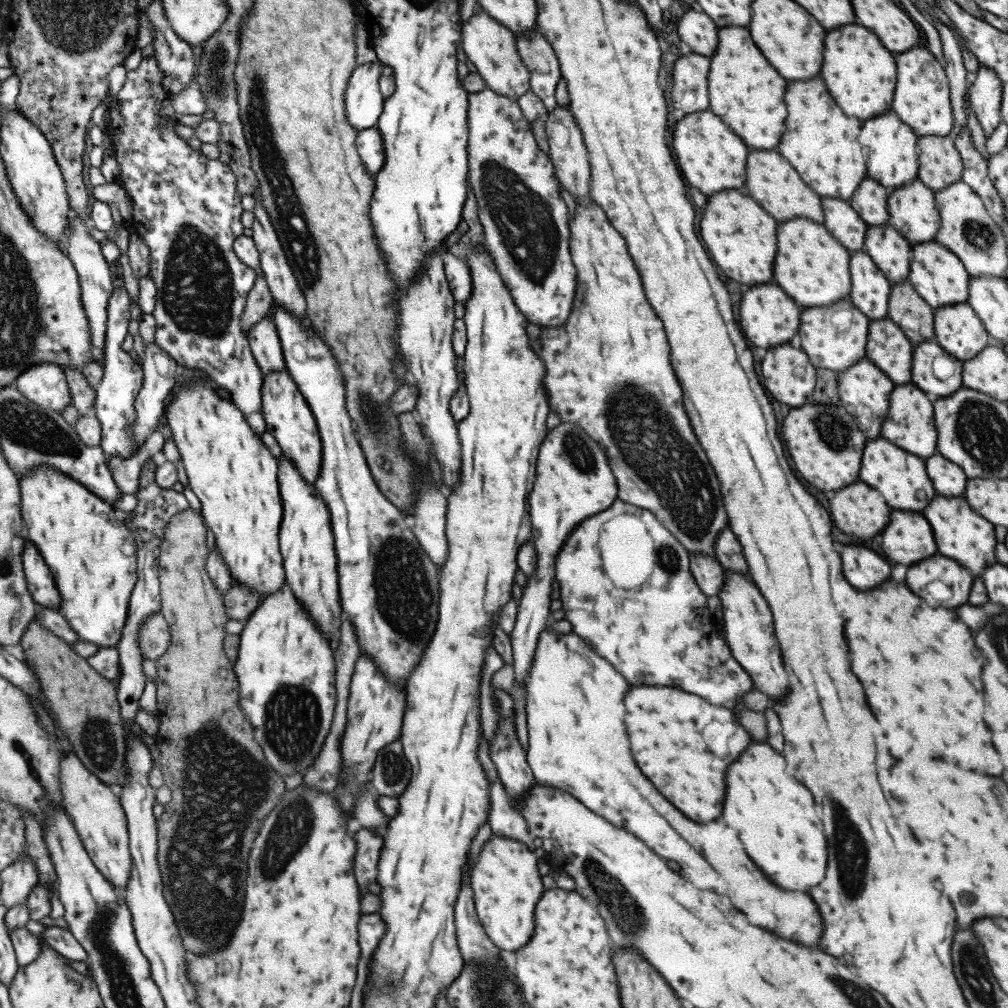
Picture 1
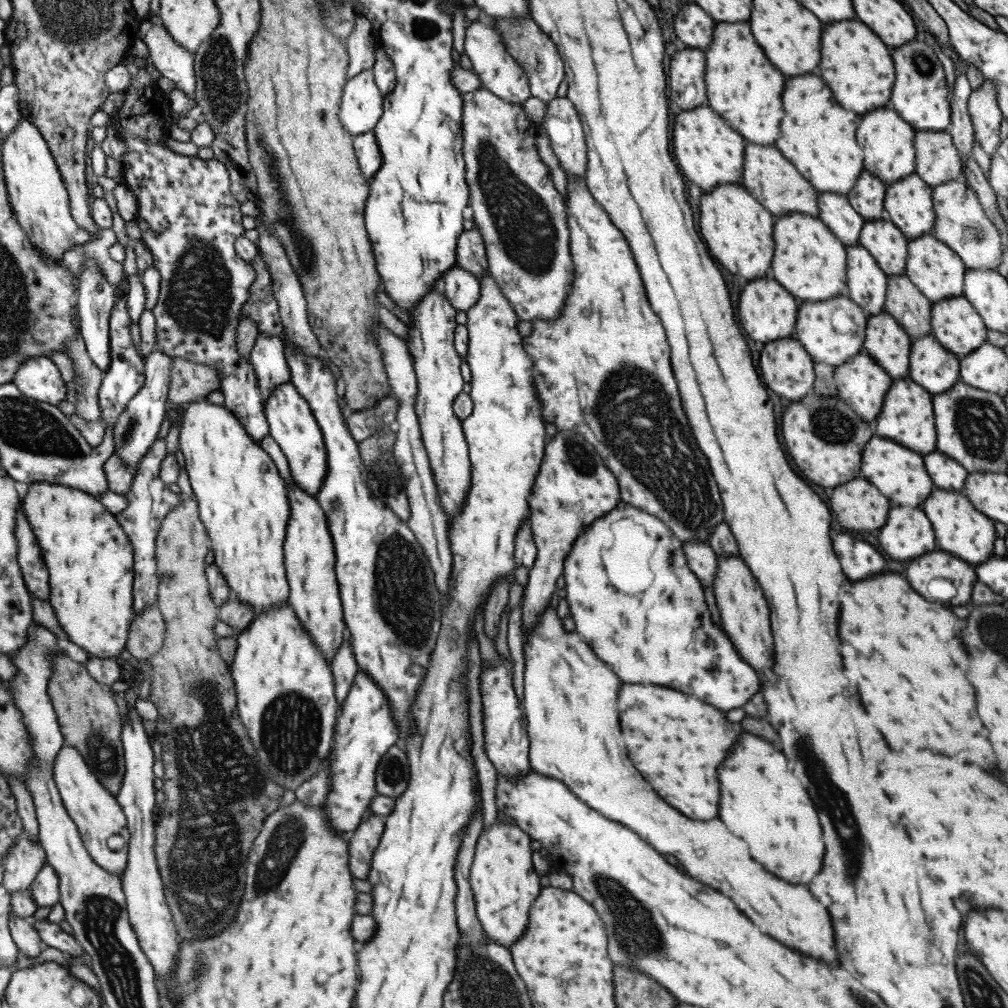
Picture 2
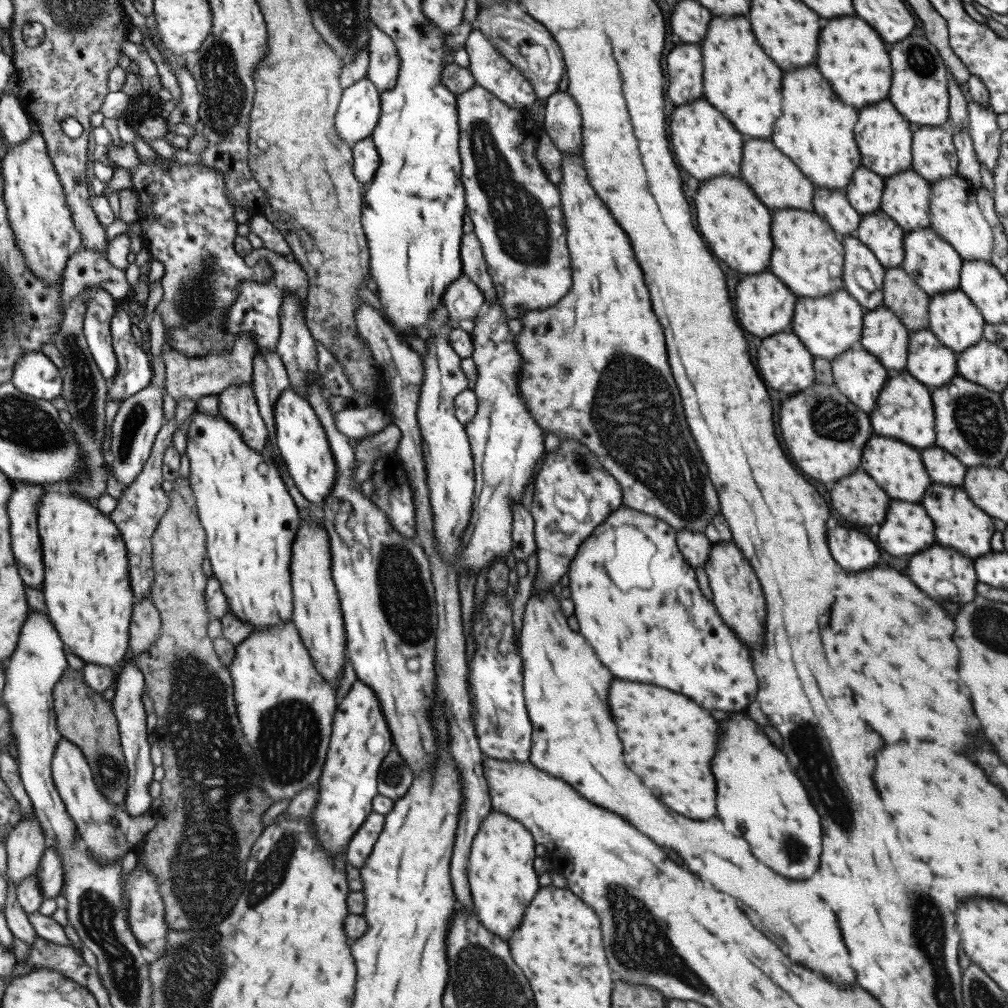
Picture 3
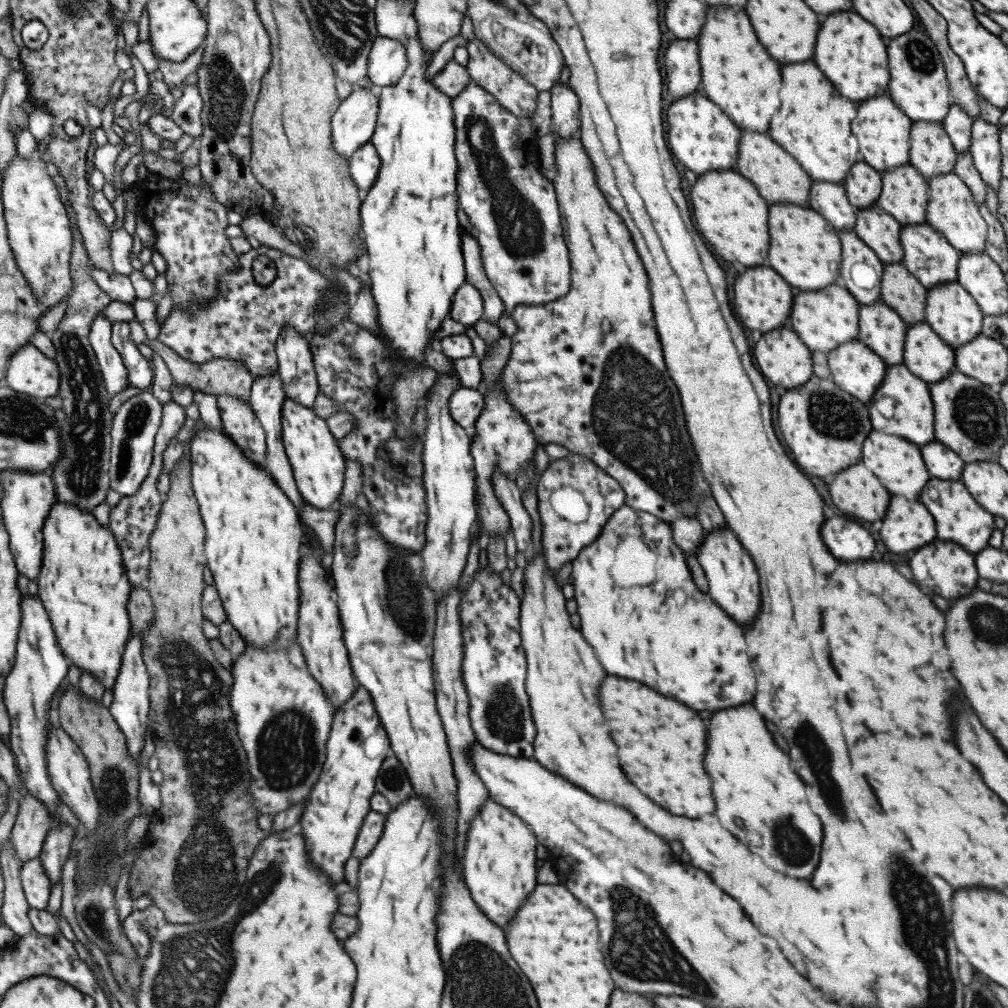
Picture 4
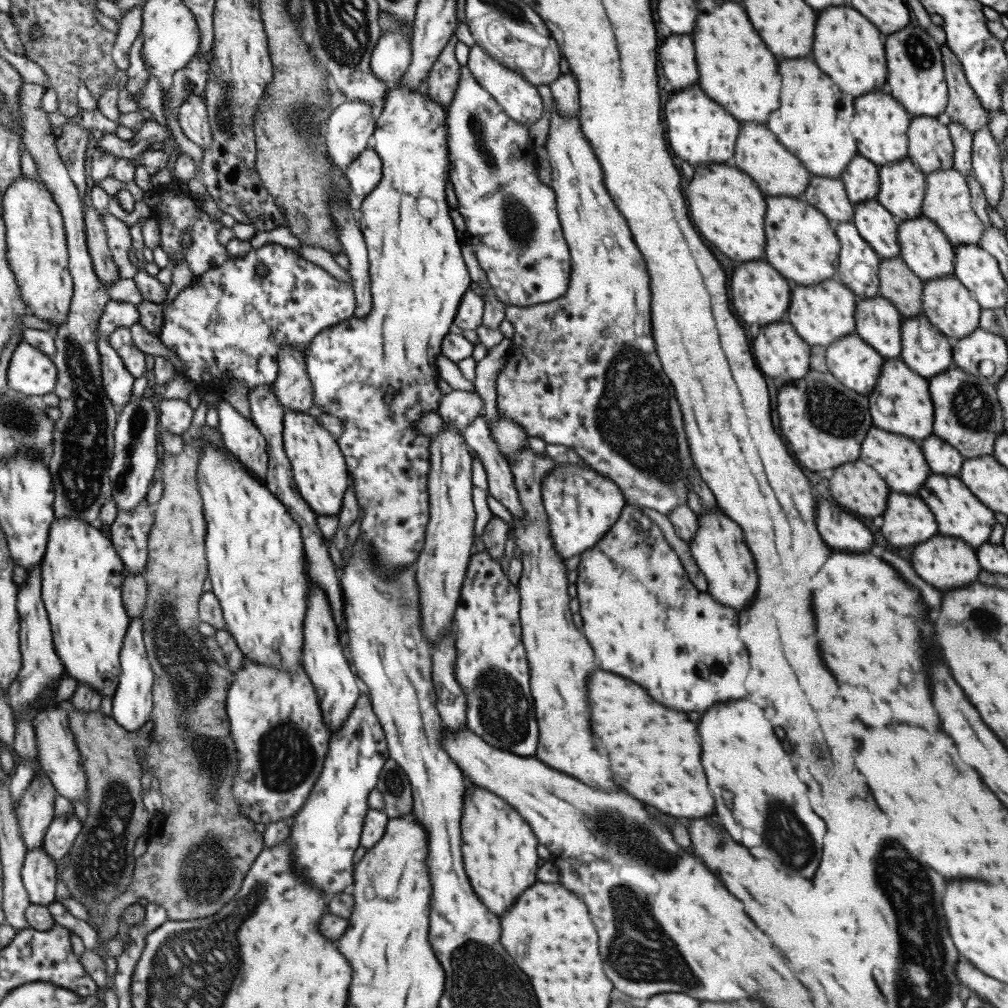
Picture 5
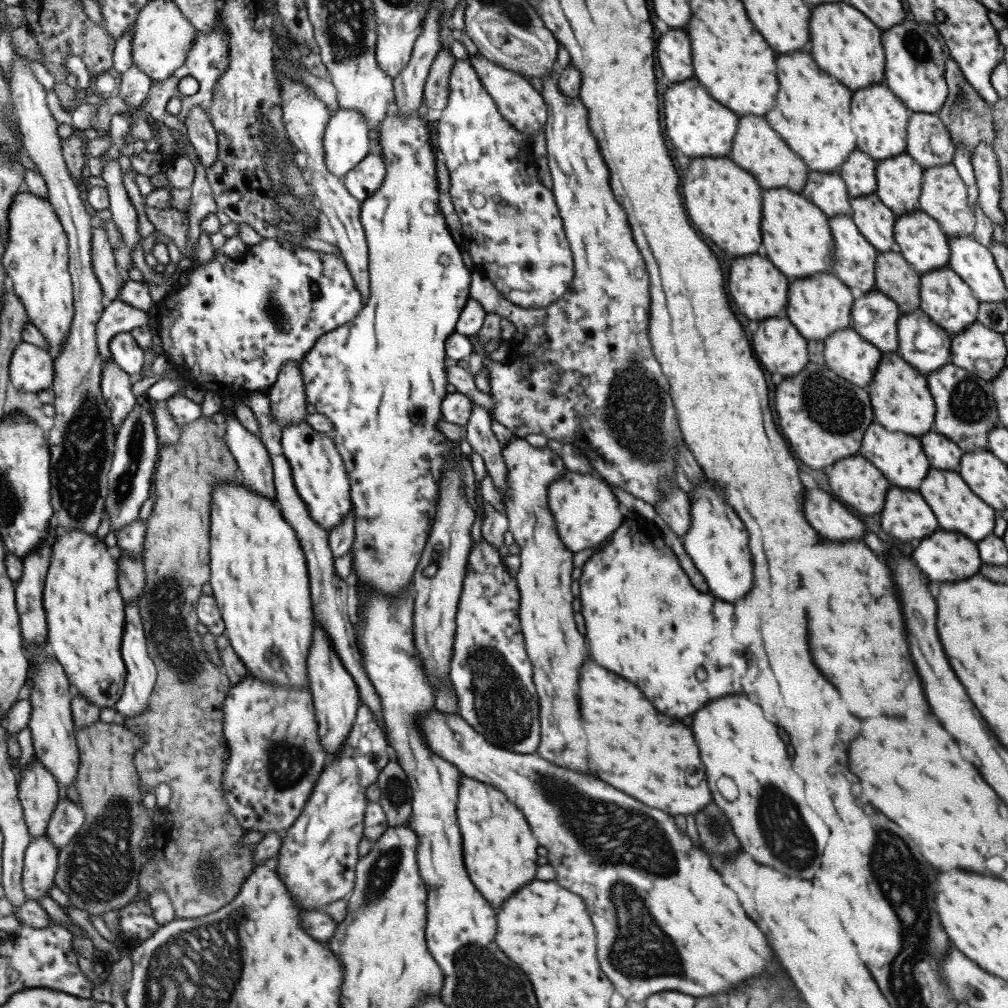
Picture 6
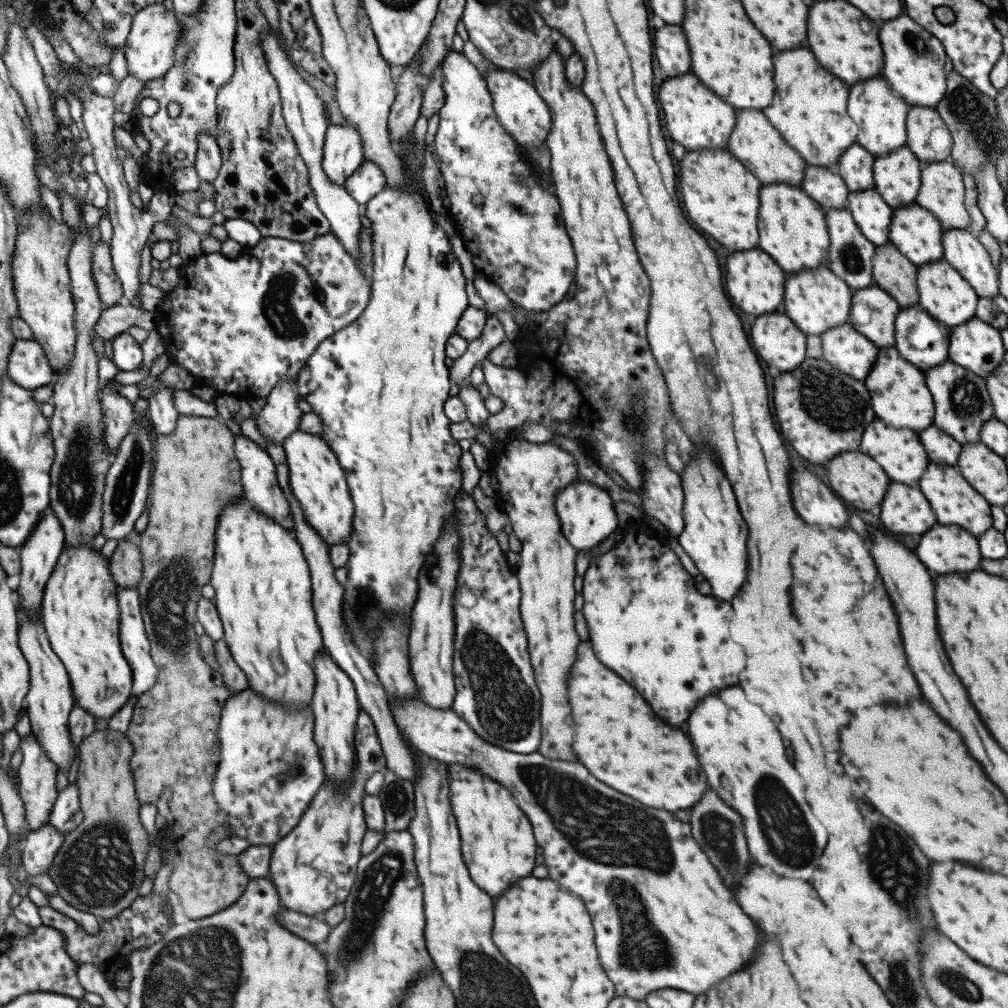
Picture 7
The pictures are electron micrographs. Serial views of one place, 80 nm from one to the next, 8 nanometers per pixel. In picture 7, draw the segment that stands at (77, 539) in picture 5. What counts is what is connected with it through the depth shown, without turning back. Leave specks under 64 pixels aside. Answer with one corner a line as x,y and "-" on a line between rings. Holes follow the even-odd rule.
89,543
81,547
69,547
69,544
65,544
60,562
44,592
42,618
53,651
64,661
71,676
76,704
96,718
109,719
115,716
132,692
133,672
125,660
120,637
121,617
119,585
113,577
110,558
105,559

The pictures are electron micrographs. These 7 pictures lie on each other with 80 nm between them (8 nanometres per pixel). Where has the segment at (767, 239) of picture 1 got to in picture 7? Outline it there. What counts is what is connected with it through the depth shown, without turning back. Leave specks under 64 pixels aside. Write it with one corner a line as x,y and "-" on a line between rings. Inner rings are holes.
693,149
685,150
681,161
675,160
679,167
679,192
681,192
681,202
685,208
685,214
689,220
707,232
713,240
717,240
723,246
729,246
731,250
749,250
757,246
757,192
762,184
757,177
745,170
739,160
723,149

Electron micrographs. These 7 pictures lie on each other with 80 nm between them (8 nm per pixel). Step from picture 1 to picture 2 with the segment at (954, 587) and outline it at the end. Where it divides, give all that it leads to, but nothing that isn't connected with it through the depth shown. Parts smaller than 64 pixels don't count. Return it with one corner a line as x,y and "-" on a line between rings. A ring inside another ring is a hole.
935,550
935,552
927,552
927,554
919,556
917,560
911,560
907,570
907,582
909,586
919,592
925,600
931,600
927,594
927,584
933,578
943,578
952,582
955,587
955,598
953,604
967,604
970,602
972,586
976,581
974,568
964,560
957,560
955,556
945,554
945,551

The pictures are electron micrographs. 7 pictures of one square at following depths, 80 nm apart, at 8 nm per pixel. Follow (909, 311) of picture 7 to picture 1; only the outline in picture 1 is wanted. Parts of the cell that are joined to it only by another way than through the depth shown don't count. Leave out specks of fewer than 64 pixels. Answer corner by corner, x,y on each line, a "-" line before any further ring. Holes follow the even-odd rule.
935,340
912,347
910,380
931,400
949,396
961,384
962,360
945,352

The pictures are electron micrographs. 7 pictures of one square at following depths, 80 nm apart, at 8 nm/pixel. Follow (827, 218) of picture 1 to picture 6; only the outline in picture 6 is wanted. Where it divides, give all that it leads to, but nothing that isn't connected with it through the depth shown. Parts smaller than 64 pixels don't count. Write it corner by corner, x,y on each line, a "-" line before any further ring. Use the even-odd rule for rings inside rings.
809,170
799,193
829,219
837,215
849,215
852,211
846,186
837,172
819,173

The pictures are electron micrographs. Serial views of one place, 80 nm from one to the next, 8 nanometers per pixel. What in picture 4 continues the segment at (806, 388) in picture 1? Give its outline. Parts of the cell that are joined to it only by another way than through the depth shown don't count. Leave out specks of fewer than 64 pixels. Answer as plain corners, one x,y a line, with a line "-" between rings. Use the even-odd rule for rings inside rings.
789,325
761,333
753,346
758,371
766,380
777,384
780,391
799,387
812,375
811,353

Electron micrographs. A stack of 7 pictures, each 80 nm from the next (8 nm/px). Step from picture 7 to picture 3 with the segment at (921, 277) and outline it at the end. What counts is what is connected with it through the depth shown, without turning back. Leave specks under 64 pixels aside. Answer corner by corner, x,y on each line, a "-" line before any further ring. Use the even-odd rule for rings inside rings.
957,288
930,296
928,329
953,352
964,351
981,339
984,323
962,290

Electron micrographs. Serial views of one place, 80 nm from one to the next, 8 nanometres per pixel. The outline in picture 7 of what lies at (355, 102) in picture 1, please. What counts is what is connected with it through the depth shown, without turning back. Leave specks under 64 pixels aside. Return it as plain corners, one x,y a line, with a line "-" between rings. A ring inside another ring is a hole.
345,118
345,125
327,125
322,144
321,160
321,169
327,175
327,180
330,180
333,184
342,186
345,179
363,162
364,156
362,155
358,132
348,123
348,120

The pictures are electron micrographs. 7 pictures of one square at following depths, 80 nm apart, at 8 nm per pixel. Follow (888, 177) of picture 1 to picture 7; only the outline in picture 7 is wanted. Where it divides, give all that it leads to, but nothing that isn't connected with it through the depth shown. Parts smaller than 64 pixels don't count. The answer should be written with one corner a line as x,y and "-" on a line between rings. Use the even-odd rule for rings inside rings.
875,76
865,82
857,82
849,88
846,113
856,124
856,142
873,156
887,154
905,145
906,141
906,114
909,106
887,86
885,80

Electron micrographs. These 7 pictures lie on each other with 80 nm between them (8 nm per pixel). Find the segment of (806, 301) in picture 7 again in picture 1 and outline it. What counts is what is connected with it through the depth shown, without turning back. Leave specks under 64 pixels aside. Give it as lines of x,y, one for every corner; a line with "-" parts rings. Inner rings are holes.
838,300
831,306
817,306
817,308
805,308
799,315
799,346
808,356
809,362
815,367
823,367
833,372
842,371
844,368
855,364
857,360
865,356
865,343
868,331
868,318
857,308
854,308
849,300

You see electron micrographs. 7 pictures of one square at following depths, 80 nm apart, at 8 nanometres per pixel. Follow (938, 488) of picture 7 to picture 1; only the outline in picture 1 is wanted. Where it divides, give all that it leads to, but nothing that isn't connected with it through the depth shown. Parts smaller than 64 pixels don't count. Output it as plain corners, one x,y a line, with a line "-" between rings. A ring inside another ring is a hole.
936,494
931,502
923,508
923,516
931,526
933,538
936,544
936,552
943,556
949,556
957,560
965,568
971,577
980,577
985,568
989,568
996,562
994,556
995,536
994,526
985,518
981,518
973,509
969,508
967,501
963,496
957,498
945,498

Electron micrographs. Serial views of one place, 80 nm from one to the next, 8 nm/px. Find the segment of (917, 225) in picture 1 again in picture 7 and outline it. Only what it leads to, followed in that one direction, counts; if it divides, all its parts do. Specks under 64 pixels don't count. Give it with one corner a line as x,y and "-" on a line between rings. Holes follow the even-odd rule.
901,145
887,154
875,155
873,187
892,209
913,203
920,185
921,168
921,162
907,145

